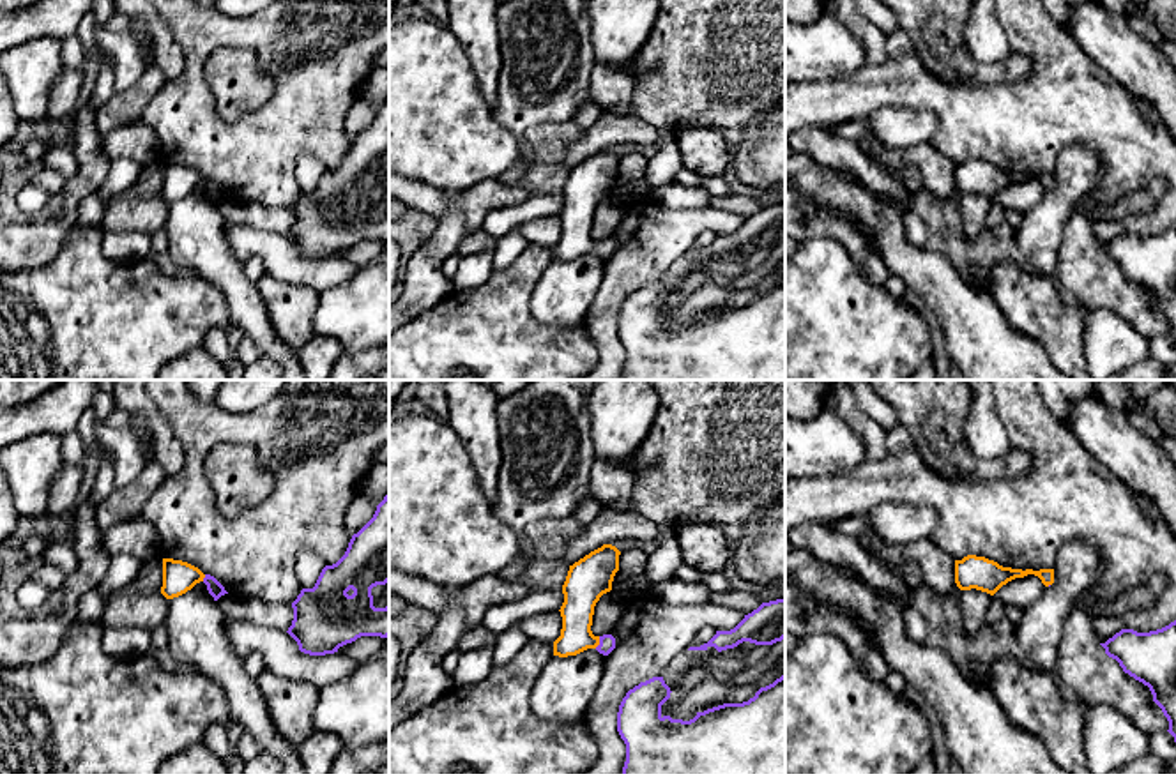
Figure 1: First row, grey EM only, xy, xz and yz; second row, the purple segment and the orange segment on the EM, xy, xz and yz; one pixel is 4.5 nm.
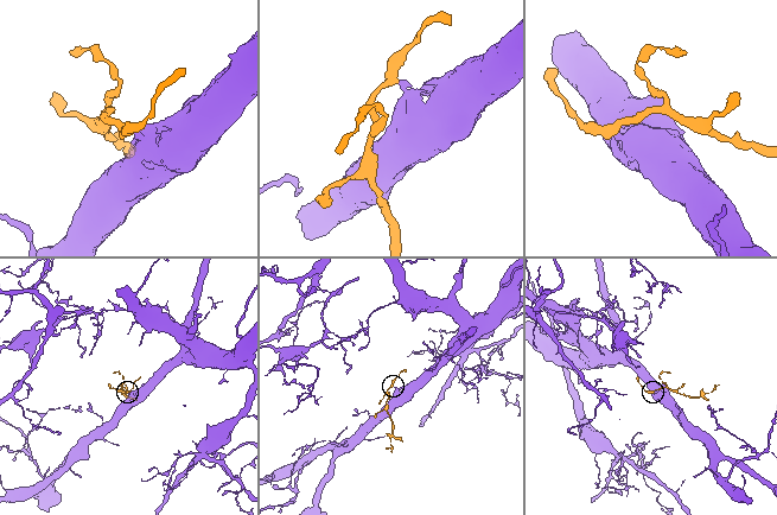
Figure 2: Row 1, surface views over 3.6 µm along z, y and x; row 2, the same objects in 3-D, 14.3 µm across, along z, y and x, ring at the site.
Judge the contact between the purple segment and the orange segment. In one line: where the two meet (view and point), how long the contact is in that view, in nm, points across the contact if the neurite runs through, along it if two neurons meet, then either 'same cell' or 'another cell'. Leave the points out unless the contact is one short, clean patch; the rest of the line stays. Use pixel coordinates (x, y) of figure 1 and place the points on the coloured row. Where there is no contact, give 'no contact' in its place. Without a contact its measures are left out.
contact xz (600, 642); length 60 nm; way xz (607, 642), (600, 642), (582, 629), (582, 591); same cell

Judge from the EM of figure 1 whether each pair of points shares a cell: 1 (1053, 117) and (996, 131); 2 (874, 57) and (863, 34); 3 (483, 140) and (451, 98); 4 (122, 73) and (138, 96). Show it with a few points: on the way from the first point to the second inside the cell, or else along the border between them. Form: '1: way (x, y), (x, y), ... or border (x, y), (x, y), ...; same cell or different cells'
1: way (1038, 117), (1024, 126), (1010, 126); same cell
2: way (874, 52), (874, 45), (869, 39); same cell
3: way (473, 129), (451, 108); same cell
4: border (147, 66), (128, 87), (115, 92); different cells

